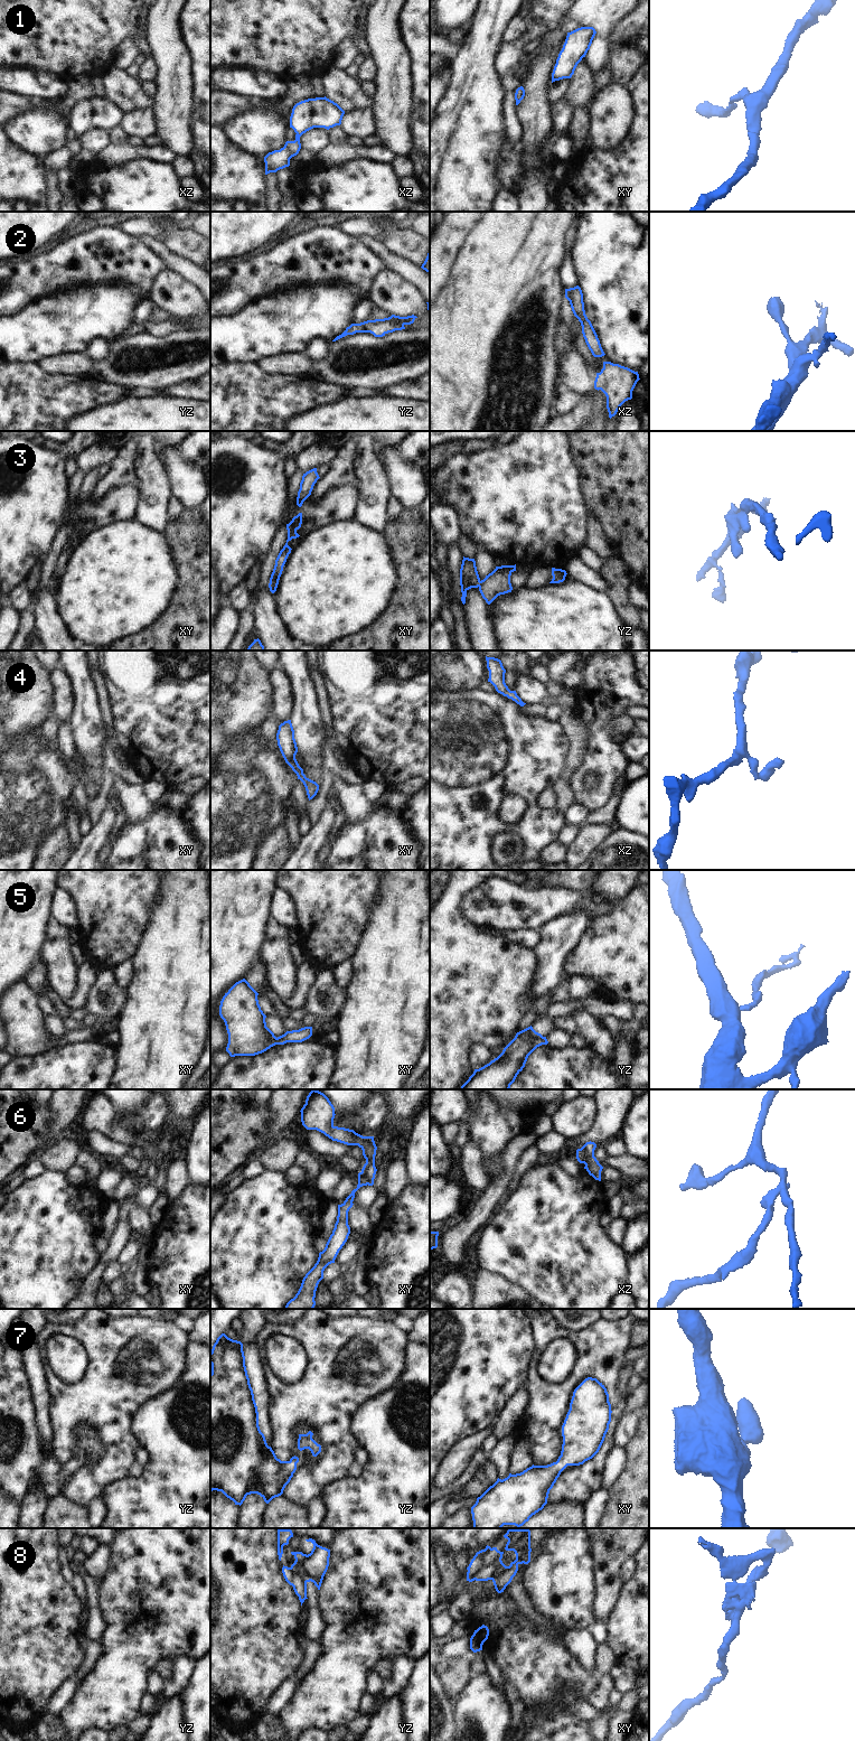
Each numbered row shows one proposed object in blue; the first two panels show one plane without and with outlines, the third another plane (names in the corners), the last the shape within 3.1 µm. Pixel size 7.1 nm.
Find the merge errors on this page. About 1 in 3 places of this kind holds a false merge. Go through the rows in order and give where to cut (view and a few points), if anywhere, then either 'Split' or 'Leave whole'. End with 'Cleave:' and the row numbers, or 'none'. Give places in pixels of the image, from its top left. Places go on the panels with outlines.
1: No split. Leave whole
2: No split. Leave whole
3: Split along yz (481, 581), (478, 586). Split
4: No split. Leave whole
5: No split. Leave whole
6: Split along xy (360, 1172), (366, 1177), (368, 1183). Split
7: No split. Leave whole
8: Split along yz (293, 1573), (299, 1573), (307, 1581). Split
Cleave: 3, 6, 8

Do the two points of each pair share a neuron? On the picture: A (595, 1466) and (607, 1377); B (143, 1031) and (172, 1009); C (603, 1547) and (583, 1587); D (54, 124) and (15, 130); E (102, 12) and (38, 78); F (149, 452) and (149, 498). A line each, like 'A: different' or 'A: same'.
A: same
B: same
C: different
D: same
E: different
F: same

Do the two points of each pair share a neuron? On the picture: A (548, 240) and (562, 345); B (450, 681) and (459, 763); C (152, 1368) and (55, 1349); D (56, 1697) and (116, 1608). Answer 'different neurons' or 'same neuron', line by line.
A: different neurons
B: different neurons
C: different neurons
D: different neurons

